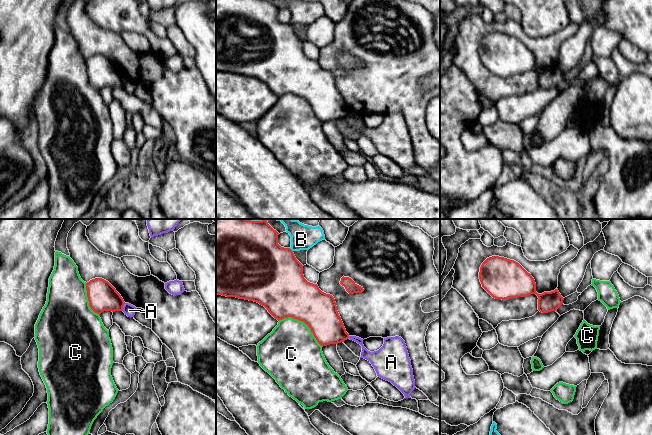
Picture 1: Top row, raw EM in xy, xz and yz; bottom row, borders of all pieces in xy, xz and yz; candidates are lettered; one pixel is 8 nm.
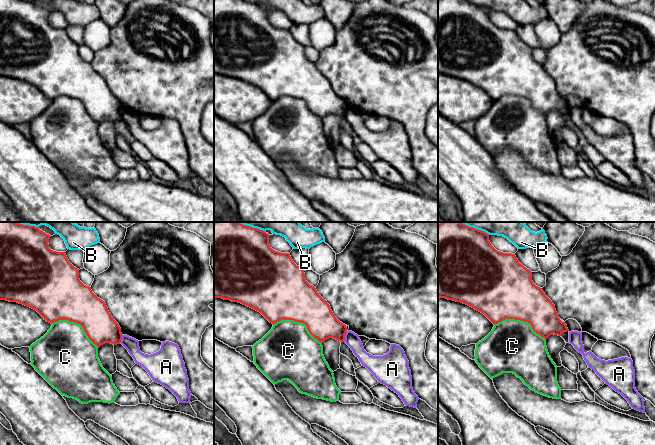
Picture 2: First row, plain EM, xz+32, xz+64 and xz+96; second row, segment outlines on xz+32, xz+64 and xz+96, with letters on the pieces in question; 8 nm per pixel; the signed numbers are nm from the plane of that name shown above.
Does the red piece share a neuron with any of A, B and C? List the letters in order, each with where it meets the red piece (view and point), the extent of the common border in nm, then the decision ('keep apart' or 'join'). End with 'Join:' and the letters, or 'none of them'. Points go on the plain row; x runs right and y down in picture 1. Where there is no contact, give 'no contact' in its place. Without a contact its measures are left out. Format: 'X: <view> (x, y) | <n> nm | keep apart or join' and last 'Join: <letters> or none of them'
A: xy (123, 81) | 80 nm | keep apart
B: xz (291, 26) | 40 nm | keep apart
C: xz (303, 97) | 420 nm | keep apart
Join: none of them

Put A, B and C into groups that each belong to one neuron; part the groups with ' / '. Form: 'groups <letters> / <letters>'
groups A / B / C

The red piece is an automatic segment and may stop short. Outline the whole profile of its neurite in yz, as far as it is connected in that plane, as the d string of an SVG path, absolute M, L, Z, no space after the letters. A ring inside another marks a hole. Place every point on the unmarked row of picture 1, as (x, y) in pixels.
M504 33L487 34L480 43L482 63L495 75L538 72L538 86L542 89L557 87L564 74L558 65L538 70L534 54L518 38Z

